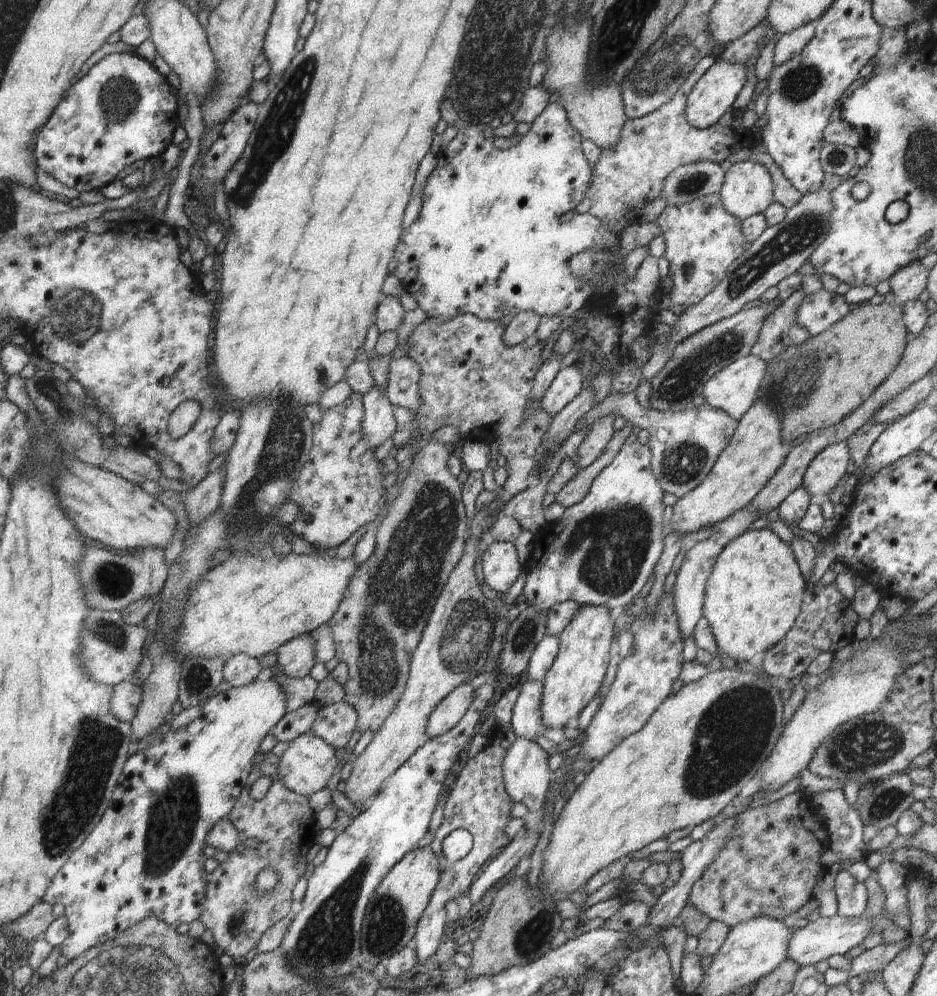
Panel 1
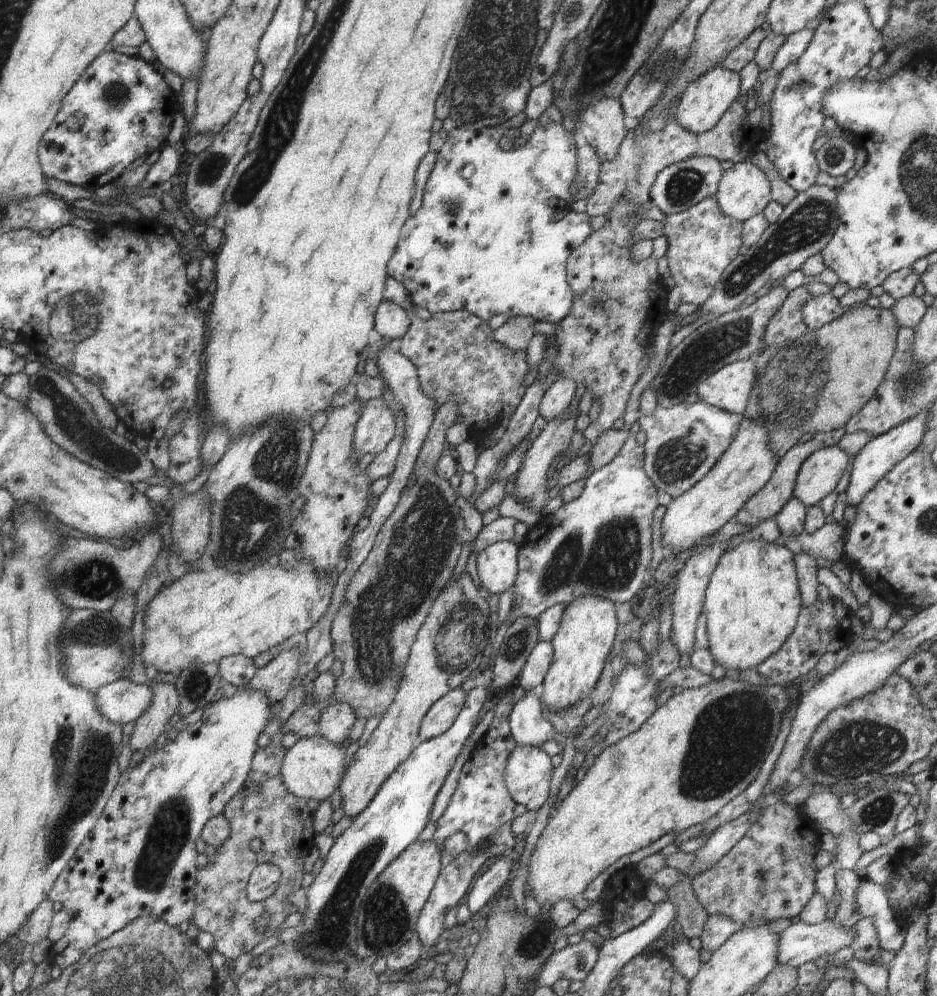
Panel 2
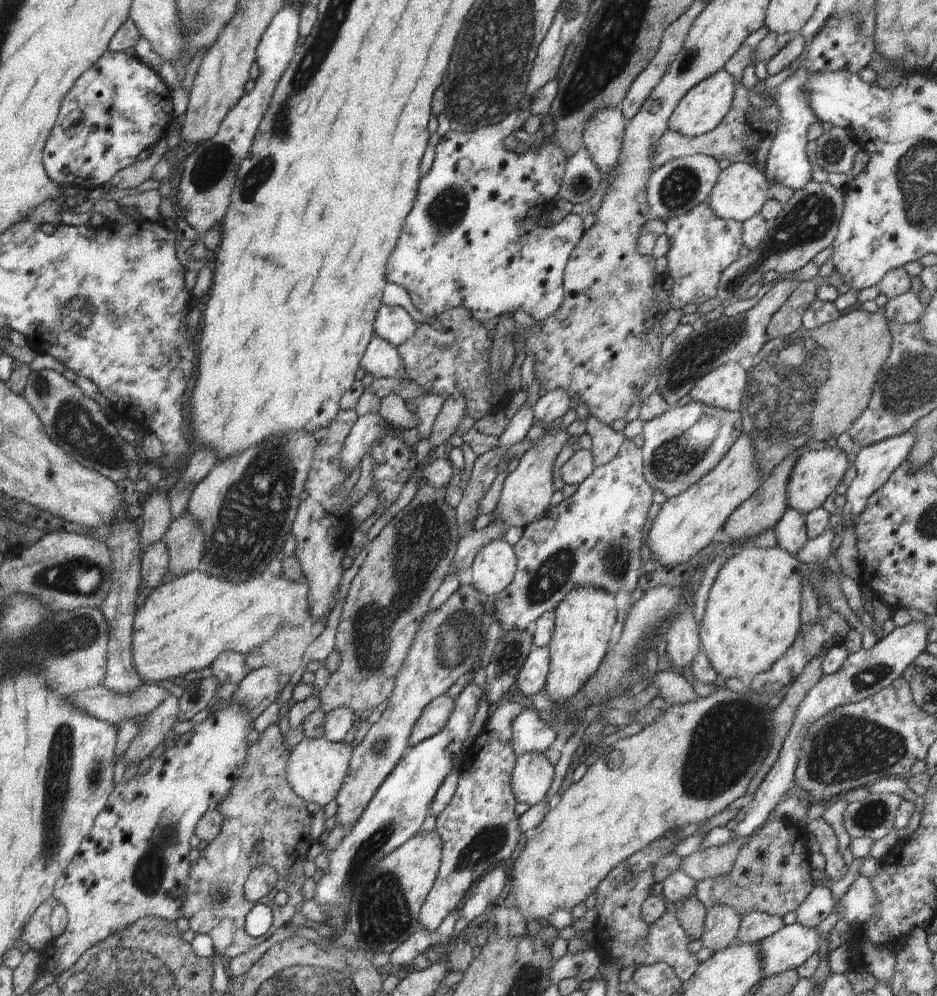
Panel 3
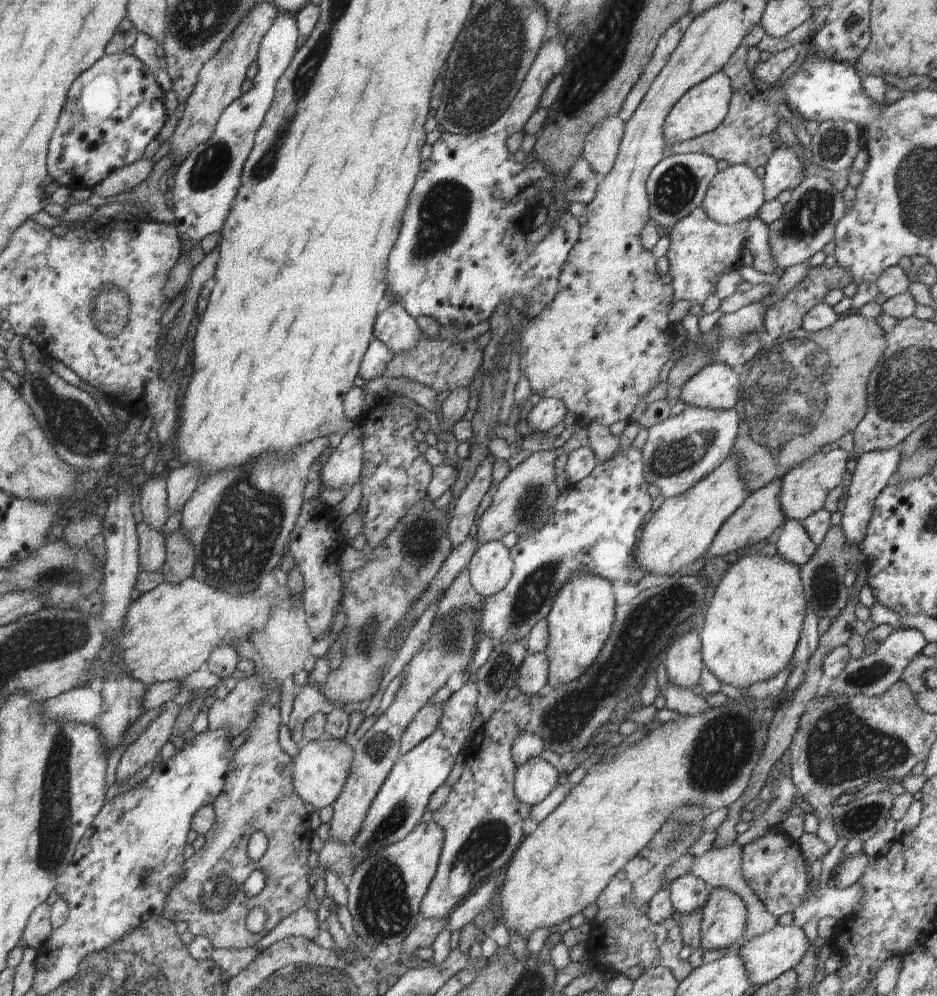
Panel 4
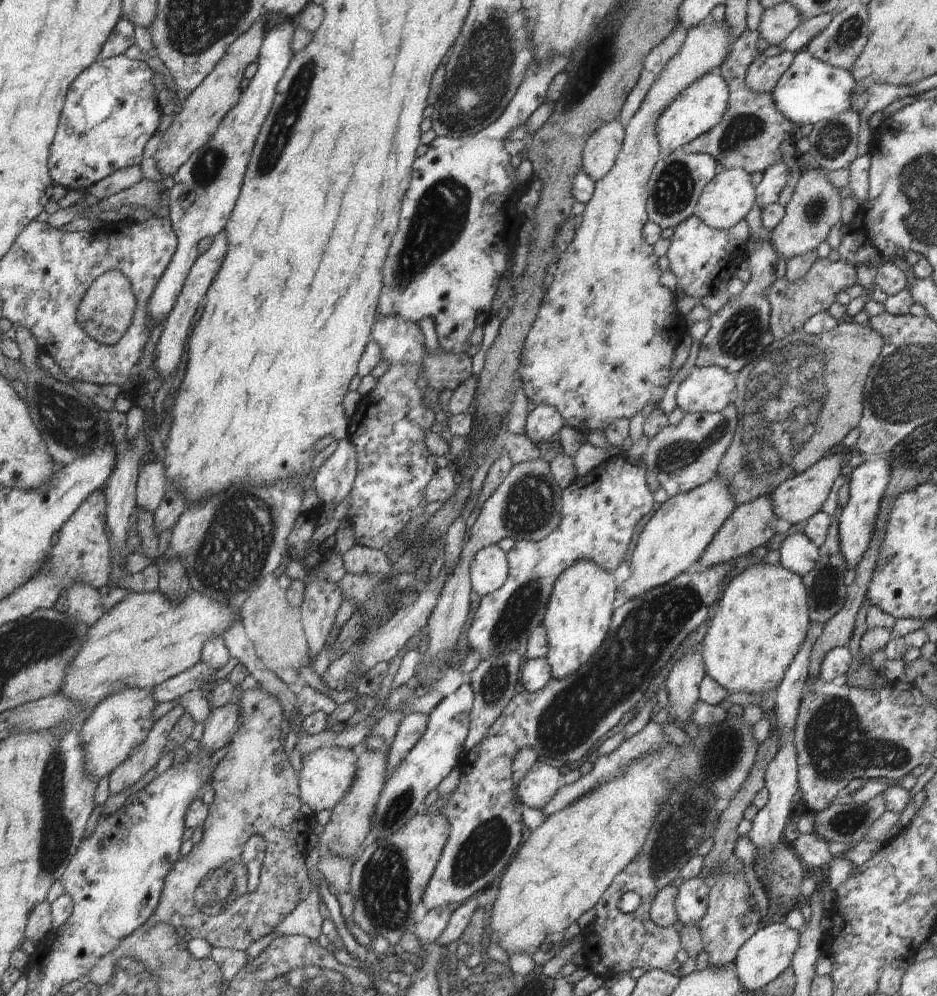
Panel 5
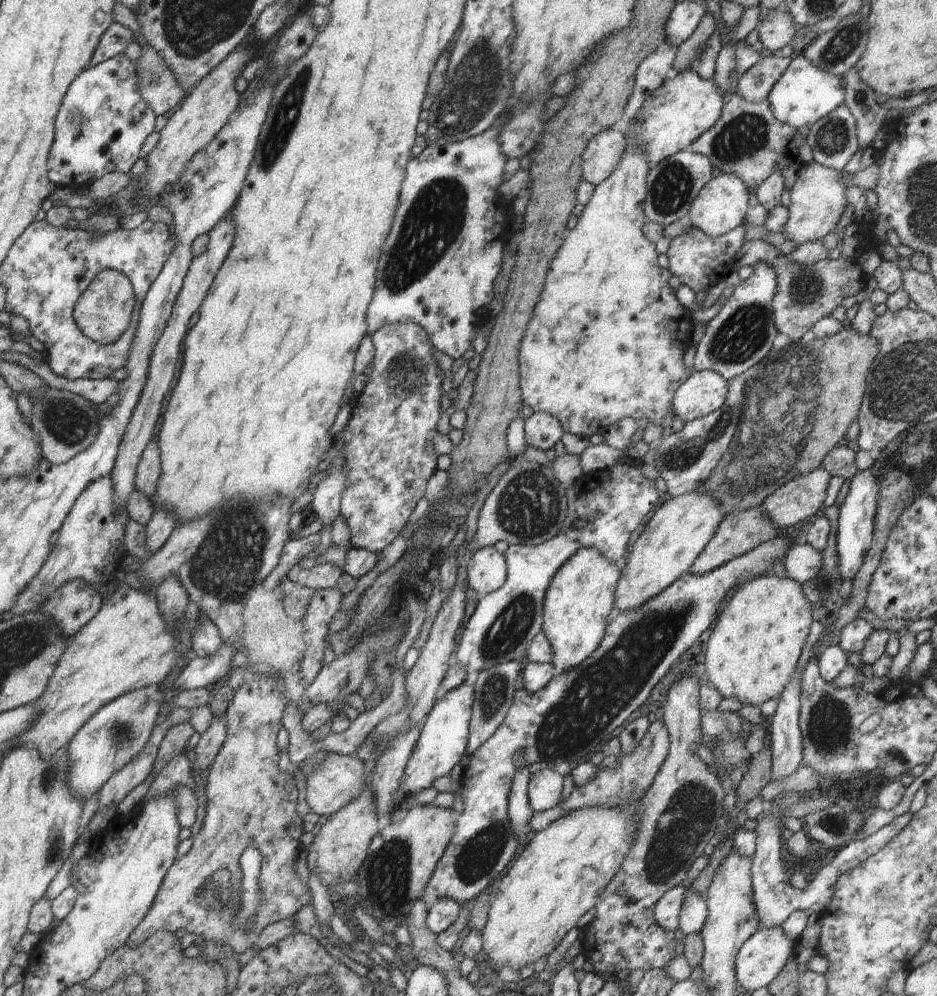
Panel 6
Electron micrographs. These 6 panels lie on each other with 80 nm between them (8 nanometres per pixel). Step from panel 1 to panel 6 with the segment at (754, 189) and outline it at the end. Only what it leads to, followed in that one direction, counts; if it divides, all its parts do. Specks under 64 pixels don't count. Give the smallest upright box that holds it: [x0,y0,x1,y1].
[685,174,753,236]

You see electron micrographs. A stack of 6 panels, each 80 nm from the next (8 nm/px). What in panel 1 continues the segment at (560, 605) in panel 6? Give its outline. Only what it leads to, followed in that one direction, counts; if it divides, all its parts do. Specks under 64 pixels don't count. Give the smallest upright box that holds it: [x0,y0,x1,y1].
[541,605,616,730]

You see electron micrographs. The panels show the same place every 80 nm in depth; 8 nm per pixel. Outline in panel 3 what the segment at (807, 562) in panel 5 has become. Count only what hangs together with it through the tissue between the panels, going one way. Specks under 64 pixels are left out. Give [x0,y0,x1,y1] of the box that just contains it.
[774,506,808,557]

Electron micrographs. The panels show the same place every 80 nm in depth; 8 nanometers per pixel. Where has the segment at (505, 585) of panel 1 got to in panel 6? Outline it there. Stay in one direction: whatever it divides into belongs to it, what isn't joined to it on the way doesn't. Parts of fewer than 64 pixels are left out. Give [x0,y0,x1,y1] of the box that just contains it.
[468,547,508,596]

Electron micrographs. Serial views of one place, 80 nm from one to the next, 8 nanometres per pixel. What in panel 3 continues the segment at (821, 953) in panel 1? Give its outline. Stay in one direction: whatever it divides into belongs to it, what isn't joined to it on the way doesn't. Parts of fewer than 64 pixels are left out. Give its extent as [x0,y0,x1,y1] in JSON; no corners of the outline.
[760,923,820,977]

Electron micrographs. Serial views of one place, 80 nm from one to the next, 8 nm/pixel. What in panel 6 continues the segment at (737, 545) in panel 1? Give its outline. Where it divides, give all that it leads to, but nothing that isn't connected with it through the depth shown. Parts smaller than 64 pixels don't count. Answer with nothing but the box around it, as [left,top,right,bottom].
[705,572,813,707]

